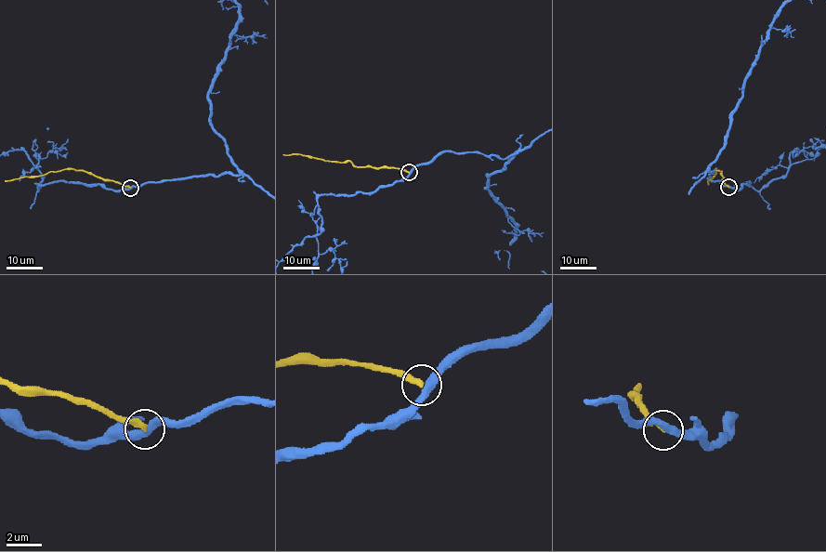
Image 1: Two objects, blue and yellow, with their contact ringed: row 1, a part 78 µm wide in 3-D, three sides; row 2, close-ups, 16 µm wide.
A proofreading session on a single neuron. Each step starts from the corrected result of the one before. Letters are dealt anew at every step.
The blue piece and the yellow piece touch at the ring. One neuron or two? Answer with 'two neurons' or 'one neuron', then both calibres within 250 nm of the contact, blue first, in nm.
two neurons; calibres 400 and 340 nm

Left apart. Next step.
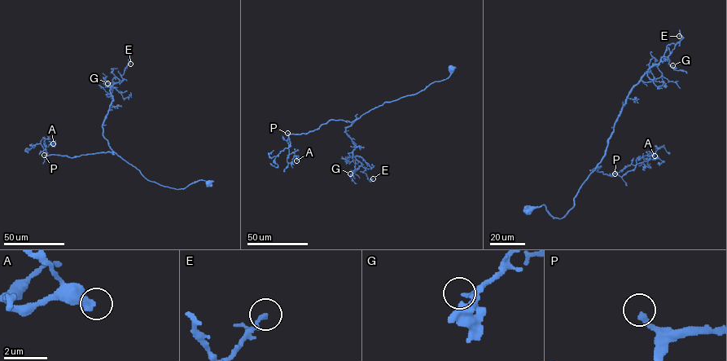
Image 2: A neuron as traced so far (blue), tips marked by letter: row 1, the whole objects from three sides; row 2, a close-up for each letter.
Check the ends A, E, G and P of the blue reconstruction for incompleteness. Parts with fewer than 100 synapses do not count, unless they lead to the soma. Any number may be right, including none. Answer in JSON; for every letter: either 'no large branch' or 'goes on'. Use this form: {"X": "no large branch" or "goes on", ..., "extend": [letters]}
{"A": "no large branch", "E": "no large branch", "G": "no large branch", "P": "goes on", "extend": ["P"]}

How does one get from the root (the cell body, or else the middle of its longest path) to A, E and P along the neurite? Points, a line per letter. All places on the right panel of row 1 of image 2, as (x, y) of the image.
A: (527, 209), (544, 204), (560, 218), (597, 167), (622, 177), (643, 156), (654, 156)
E: (527, 209), (544, 204), (560, 218), (573, 207), (628, 91), (667, 59), (679, 36)
P: (527, 209), (544, 204), (553, 217), (560, 218), (573, 207), (579, 189), (597, 167), (604, 173), (615, 173)

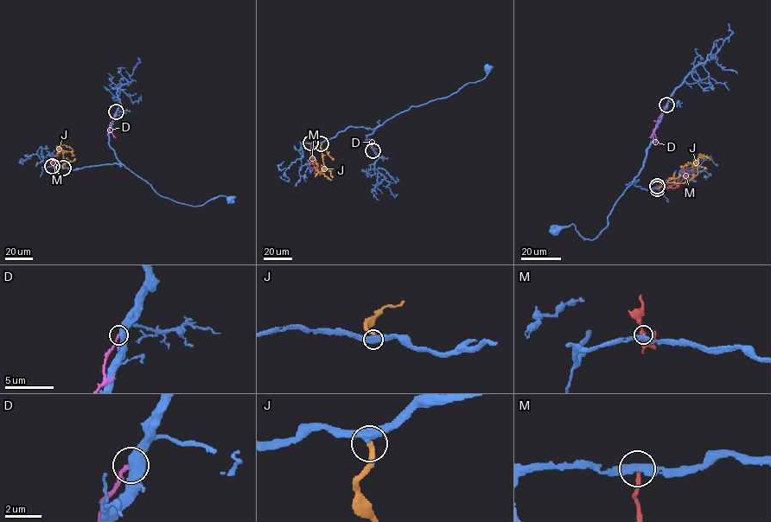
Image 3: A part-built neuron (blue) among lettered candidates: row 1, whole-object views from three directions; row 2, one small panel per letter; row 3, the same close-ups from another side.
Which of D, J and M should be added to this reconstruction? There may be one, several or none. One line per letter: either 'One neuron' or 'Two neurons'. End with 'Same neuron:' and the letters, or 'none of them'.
D: Two neurons
J: One neuron
M: Two neurons
Same neuron: J

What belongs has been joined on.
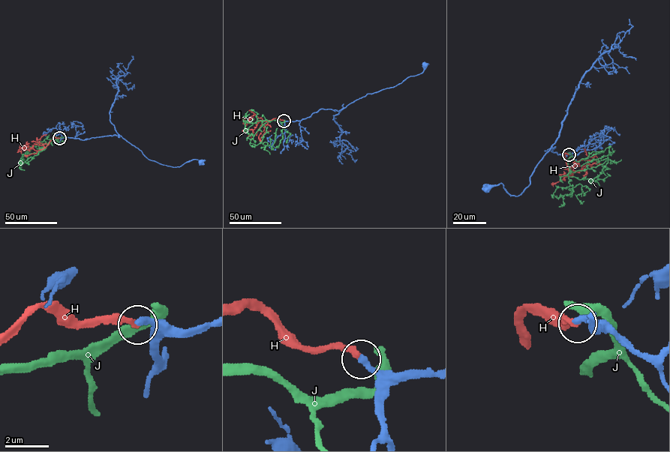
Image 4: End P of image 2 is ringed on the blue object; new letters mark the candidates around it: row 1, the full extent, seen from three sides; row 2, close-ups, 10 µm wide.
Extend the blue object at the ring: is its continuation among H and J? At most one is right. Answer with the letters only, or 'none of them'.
H

